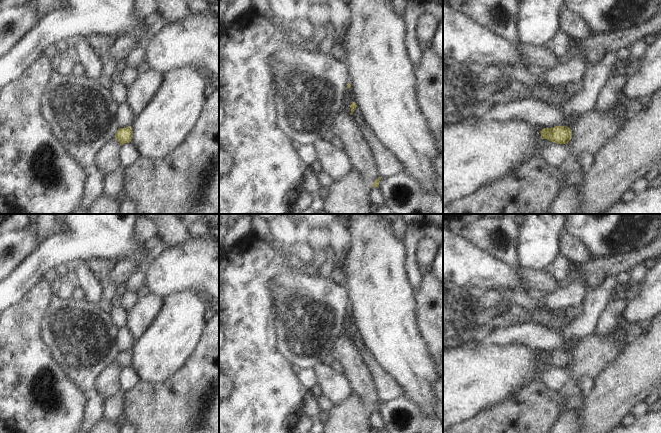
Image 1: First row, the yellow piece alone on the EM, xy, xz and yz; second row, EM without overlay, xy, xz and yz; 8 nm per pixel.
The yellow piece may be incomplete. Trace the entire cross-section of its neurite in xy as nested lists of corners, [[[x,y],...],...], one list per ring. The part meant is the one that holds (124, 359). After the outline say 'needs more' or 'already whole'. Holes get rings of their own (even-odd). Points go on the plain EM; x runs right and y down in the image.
[[[128,350],[126,352],[119,352],[115,359],[115,362],[121,369],[131,366],[132,361],[133,355],[131,350]]]; already whole

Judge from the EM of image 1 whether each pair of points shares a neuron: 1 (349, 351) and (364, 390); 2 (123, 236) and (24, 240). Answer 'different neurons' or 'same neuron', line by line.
1: same neuron
2: different neurons

